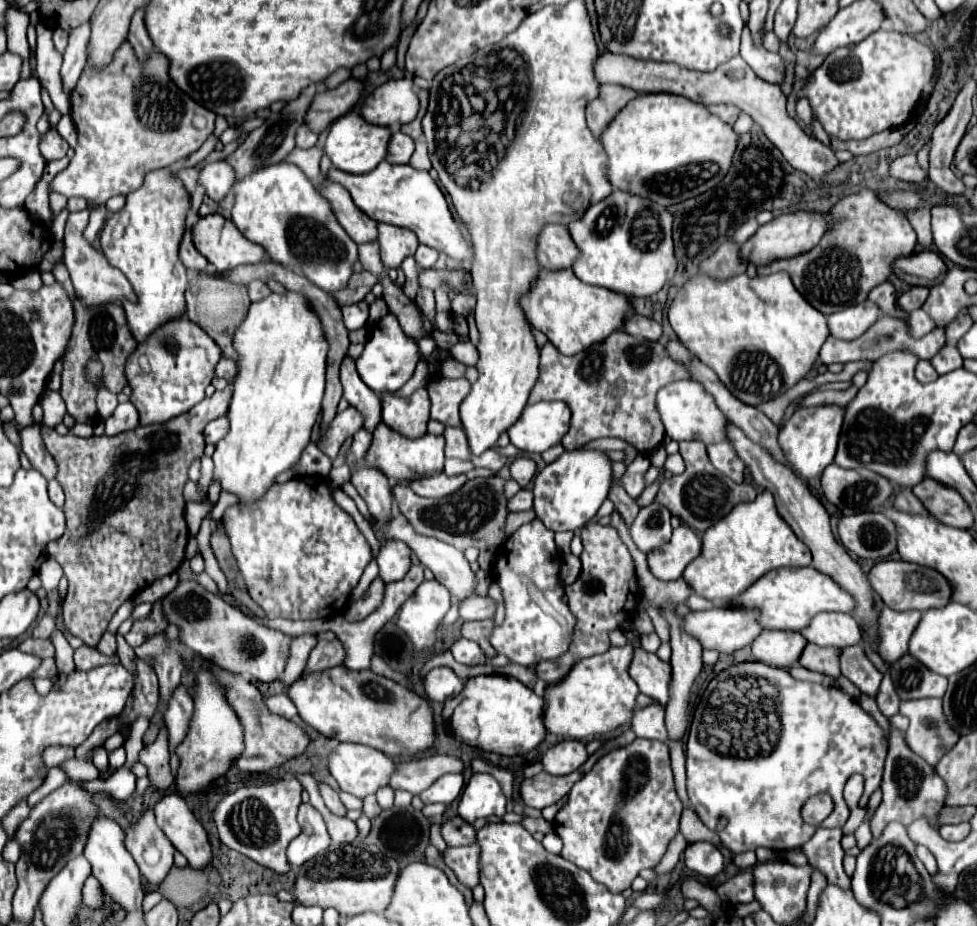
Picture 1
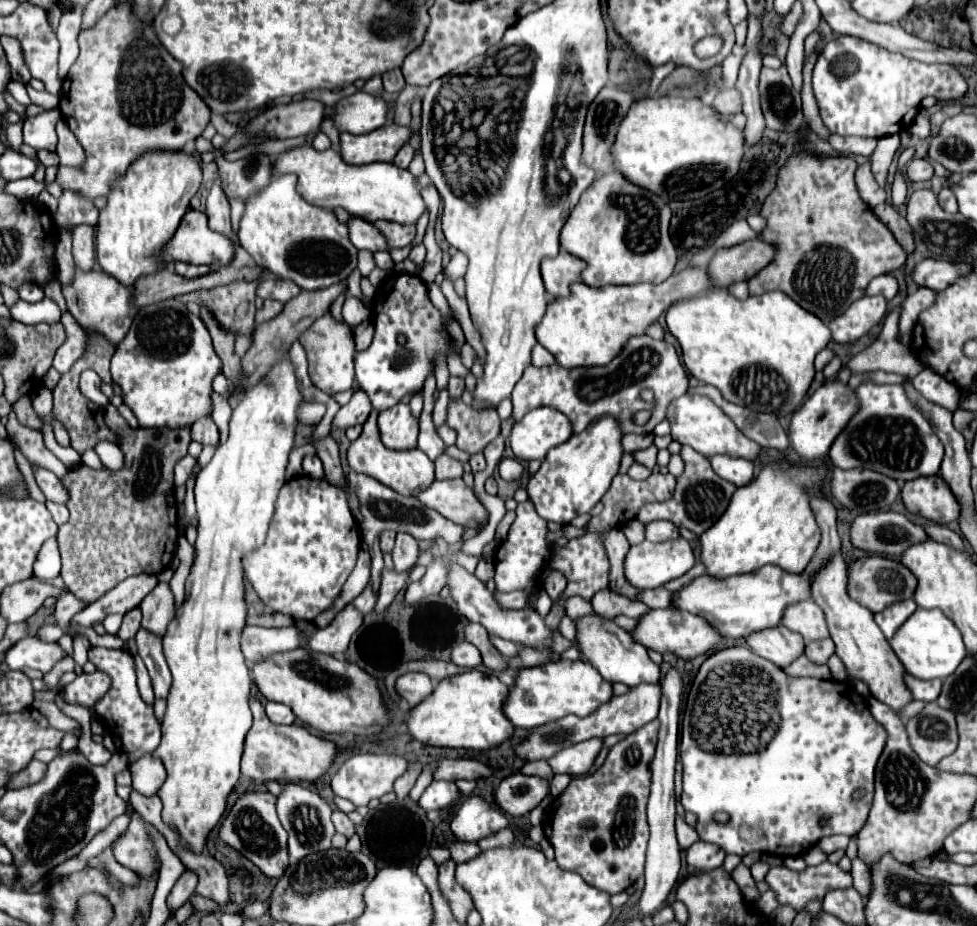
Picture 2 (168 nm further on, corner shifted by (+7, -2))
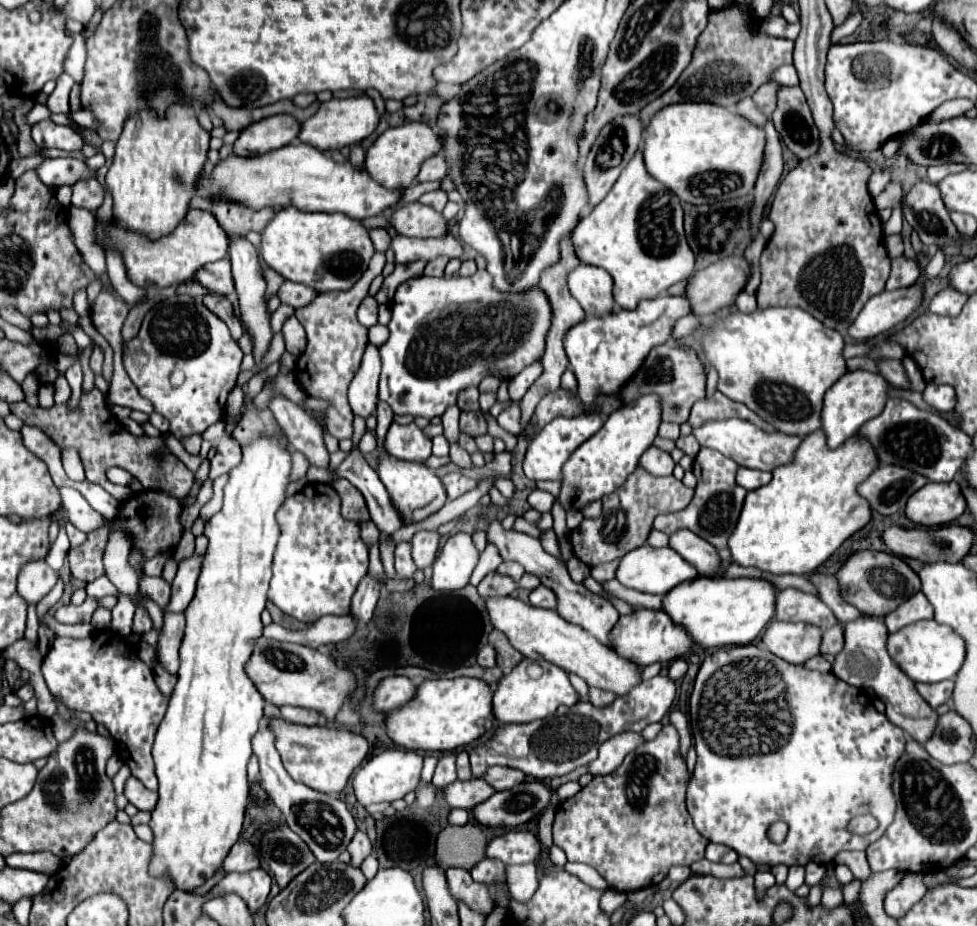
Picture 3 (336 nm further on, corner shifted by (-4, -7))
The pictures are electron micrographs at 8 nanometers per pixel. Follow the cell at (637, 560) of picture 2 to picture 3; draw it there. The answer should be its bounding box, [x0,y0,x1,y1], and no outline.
[616,545,698,595]

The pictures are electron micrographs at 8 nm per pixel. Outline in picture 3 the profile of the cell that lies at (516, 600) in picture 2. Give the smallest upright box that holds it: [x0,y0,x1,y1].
[530,585,556,609]

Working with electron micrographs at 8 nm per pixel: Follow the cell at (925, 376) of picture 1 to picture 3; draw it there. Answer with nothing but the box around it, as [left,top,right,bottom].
[924,383,956,411]

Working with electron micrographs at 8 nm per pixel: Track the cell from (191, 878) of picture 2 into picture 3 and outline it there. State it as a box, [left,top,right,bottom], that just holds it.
[218,843,260,873]

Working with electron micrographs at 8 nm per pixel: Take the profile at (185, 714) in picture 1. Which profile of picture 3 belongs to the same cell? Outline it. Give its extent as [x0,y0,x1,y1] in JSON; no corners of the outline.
[158,613,186,675]

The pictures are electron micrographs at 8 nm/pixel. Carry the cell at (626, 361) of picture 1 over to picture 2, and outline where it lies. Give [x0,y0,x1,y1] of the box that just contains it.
[513,336,689,434]

